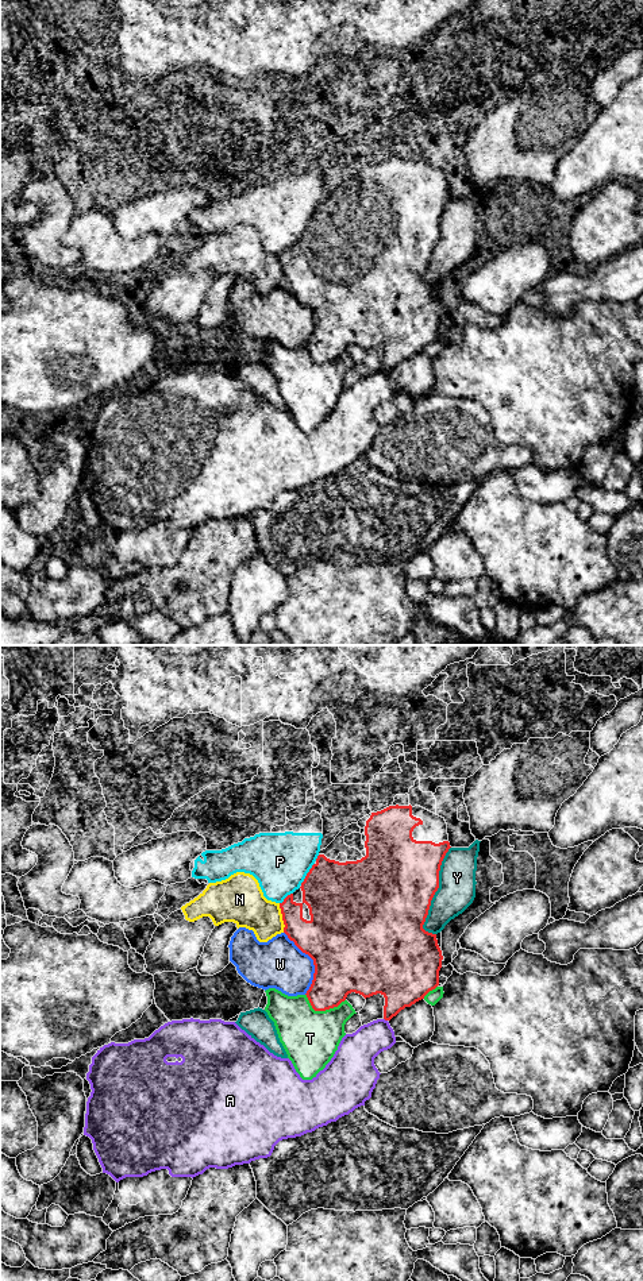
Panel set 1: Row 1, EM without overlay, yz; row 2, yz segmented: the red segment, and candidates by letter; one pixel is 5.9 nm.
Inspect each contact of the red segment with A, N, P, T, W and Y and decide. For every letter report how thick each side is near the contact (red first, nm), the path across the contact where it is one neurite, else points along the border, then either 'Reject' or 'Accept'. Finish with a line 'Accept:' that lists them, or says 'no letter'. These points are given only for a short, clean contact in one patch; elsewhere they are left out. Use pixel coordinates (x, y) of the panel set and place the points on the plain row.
A: Thickness 280 nm (red) against 220 nm. Reject
N: Thickness 240 nm (red) against 260 nm. Reject
P: Thickness 420 nm (red) against 360 nm. Reject
T: Thickness 280 nm (red) against 320 nm. Reject
W: Thickness 500 nm (red) against 300 nm. Reject
Y: Thickness 480 nm (red) against 220 nm. Reject
Accept: no letter

